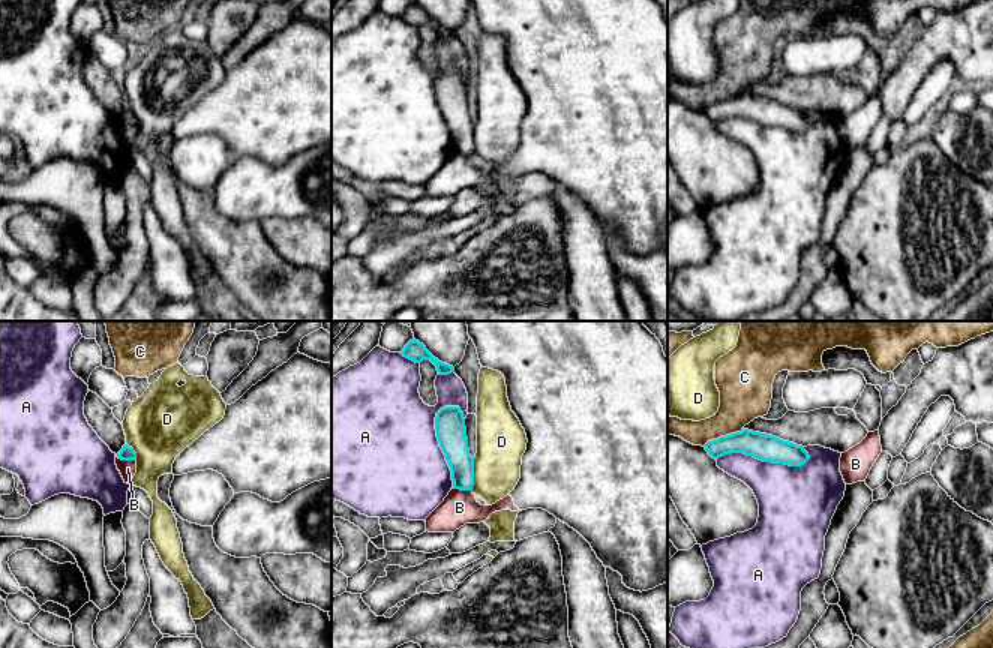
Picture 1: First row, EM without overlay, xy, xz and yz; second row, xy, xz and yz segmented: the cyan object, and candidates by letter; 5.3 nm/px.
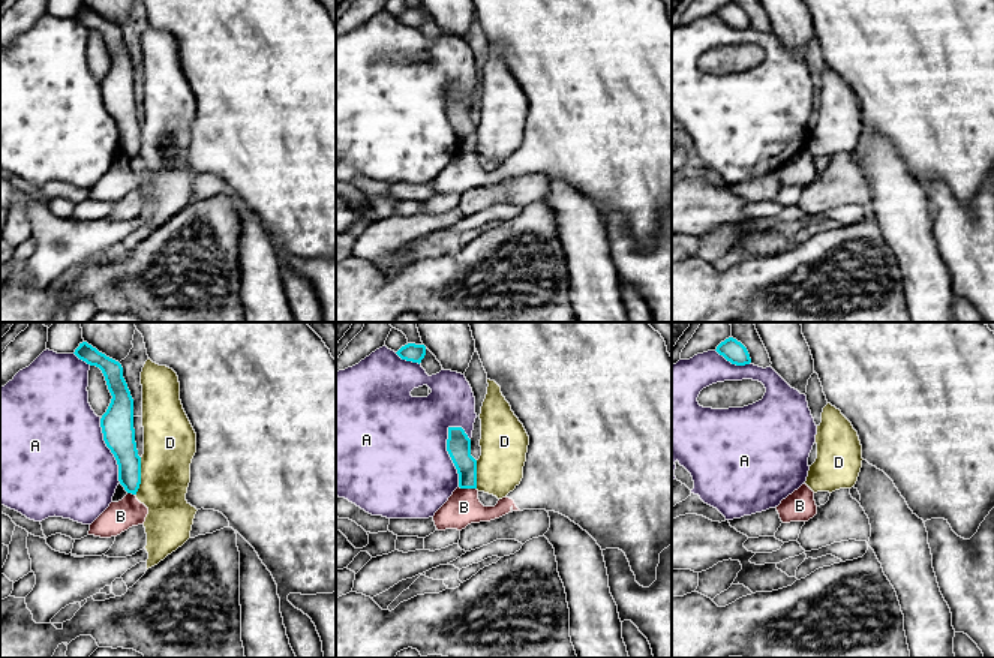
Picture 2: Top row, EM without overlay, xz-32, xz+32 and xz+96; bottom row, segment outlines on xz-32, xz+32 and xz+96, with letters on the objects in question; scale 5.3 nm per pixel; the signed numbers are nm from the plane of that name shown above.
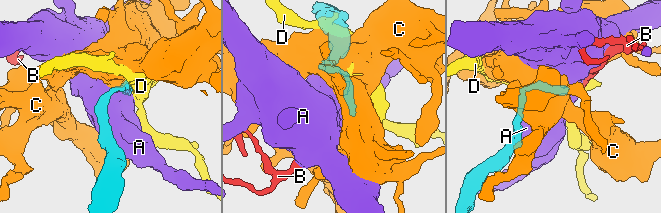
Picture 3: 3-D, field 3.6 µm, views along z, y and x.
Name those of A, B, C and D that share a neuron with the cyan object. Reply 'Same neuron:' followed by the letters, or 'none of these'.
Same neuron: none of these

